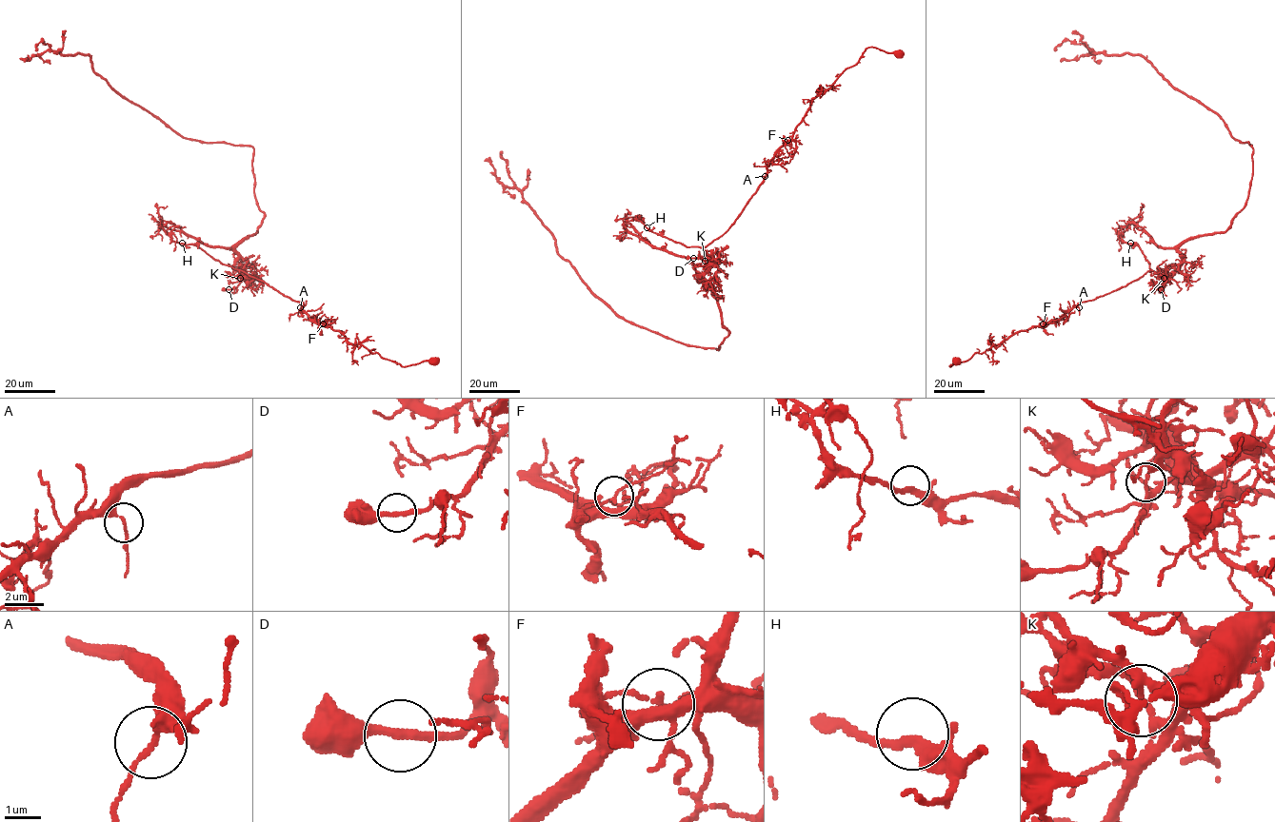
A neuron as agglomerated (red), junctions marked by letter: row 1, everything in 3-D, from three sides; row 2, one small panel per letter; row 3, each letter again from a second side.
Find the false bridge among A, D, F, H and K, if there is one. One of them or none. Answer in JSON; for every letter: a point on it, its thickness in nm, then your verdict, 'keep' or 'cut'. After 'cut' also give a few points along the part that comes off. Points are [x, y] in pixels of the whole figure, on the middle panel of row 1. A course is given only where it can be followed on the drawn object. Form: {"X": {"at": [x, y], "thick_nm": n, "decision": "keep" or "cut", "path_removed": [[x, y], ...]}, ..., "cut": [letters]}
{"A": {"at": [765, 176], "thick_nm": 180, "decision": "keep"}, "D": {"at": [693, 258], "thick_nm": 240, "decision": "keep"}, "F": {"at": [787, 140], "thick_nm": 120, "decision": "keep"}, "H": {"at": [647, 227], "thick_nm": 220, "decision": "keep"}, "K": {"at": [705, 261], "thick_nm": 160, "decision": "cut", "path_removed": [[705, 262], [704, 247], [734, 221], [813, 99], [854, 65], [867, 48], [904, 54]]}, "cut": ["K"]}

